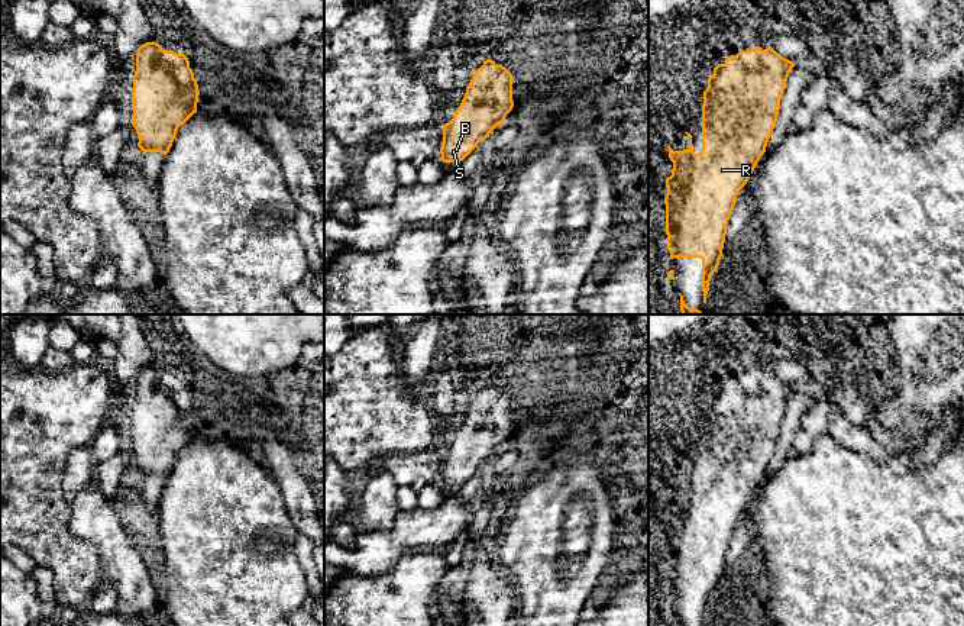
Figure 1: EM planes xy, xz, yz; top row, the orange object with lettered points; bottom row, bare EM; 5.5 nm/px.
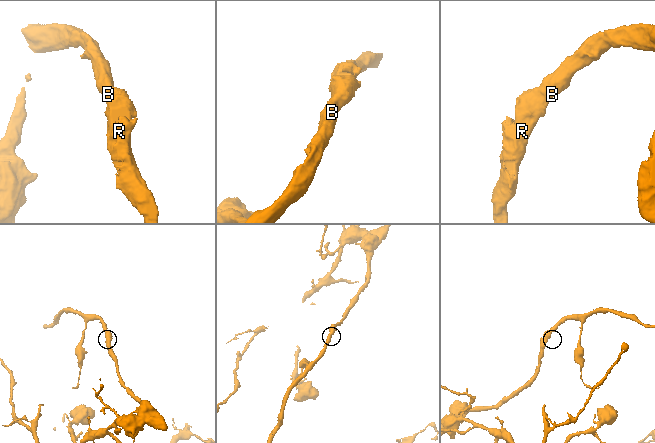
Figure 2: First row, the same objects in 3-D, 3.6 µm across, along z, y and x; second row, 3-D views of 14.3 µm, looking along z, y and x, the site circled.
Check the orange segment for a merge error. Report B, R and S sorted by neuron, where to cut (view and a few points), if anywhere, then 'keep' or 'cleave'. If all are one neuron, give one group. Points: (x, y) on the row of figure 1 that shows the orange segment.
groups B R S; cut none; keep

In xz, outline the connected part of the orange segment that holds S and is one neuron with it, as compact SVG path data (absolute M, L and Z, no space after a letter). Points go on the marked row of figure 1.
M486 59L475 71L453 119L443 129L443 162L463 161L512 110L512 74Z

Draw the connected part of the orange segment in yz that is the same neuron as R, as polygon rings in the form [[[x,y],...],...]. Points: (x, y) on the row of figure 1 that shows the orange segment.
[[[771,46],[766,51],[753,48],[740,51],[714,68],[703,91],[702,152],[695,154],[692,135],[685,132],[690,145],[683,151],[669,148],[673,162],[672,175],[666,178],[666,235],[670,259],[702,259],[703,303],[712,274],[722,256],[727,225],[740,190],[747,184],[777,122],[780,99],[789,72],[795,64],[779,55]]]

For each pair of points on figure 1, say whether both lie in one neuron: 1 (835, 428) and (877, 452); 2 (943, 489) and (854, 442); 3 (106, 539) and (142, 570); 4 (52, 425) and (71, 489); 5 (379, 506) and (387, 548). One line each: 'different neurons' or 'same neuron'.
1: same neuron
2: different neurons
3: same neuron
4: different neurons
5: different neurons

